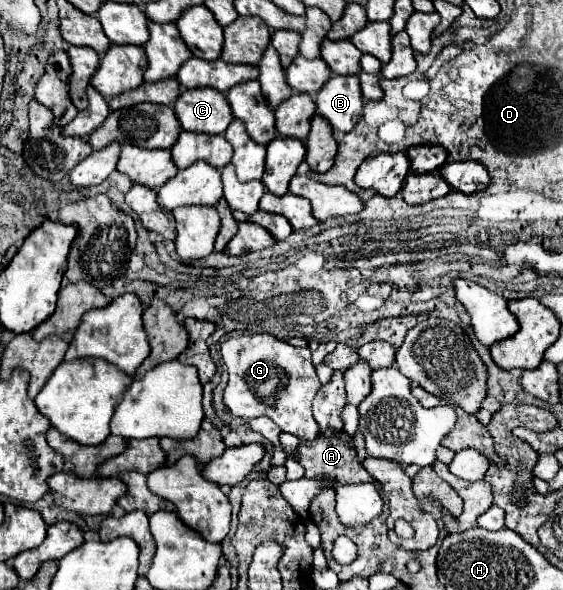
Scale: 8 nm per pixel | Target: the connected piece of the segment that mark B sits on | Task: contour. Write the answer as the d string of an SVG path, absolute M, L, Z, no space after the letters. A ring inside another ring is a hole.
M331 76L319 90L317 112L339 132L351 132L361 118L363 96L357 76Z

